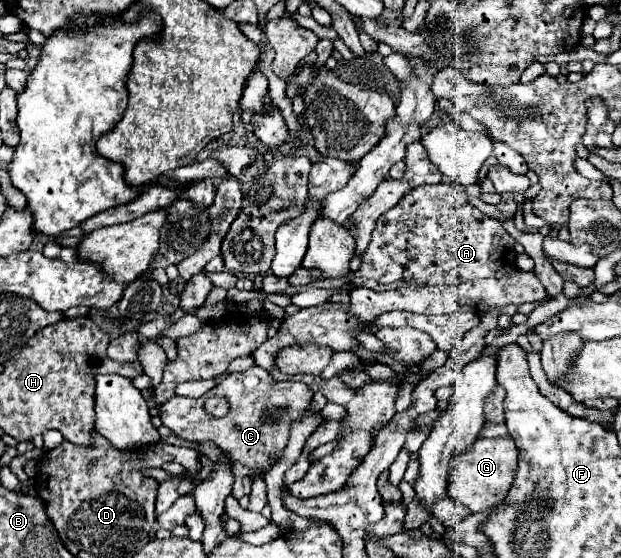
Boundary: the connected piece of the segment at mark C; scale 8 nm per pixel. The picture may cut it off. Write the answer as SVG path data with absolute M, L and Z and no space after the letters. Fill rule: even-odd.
M248 368L246 372L230 372L226 380L214 386L200 398L174 396L170 402L160 406L162 424L172 432L194 442L214 442L218 444L230 460L244 464L250 470L264 470L262 474L252 474L254 480L264 480L264 474L274 466L270 454L282 454L288 444L292 422L300 420L312 404L314 392L304 382L276 382L262 368ZM210 396L222 396L228 402L228 414L222 418L212 418L204 412L204 402Z

